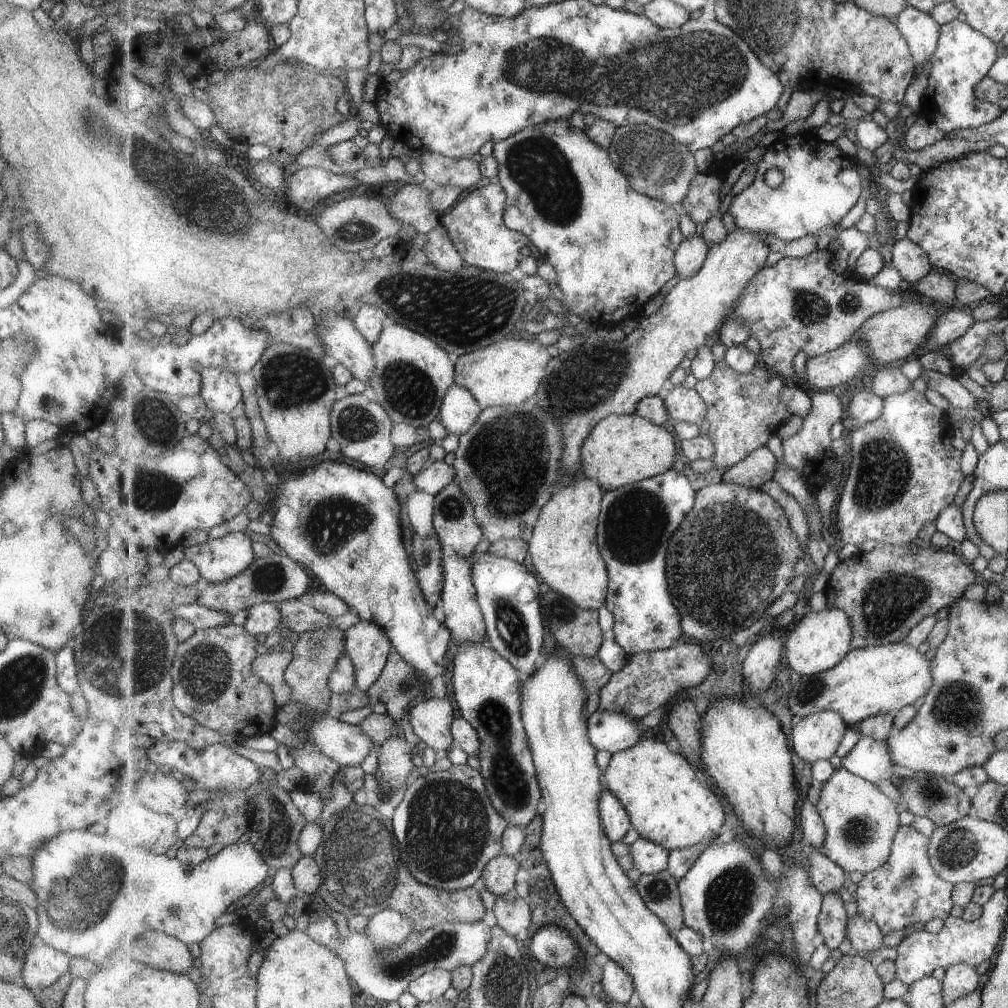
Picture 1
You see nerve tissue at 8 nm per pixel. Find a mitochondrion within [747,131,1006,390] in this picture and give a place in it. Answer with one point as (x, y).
(811, 309)

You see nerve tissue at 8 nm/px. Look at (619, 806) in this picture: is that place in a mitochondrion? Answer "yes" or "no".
no

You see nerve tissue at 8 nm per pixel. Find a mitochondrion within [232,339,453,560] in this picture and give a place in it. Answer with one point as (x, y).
(291, 380)

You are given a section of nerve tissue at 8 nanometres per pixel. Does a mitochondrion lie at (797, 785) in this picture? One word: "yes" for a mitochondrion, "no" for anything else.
no

